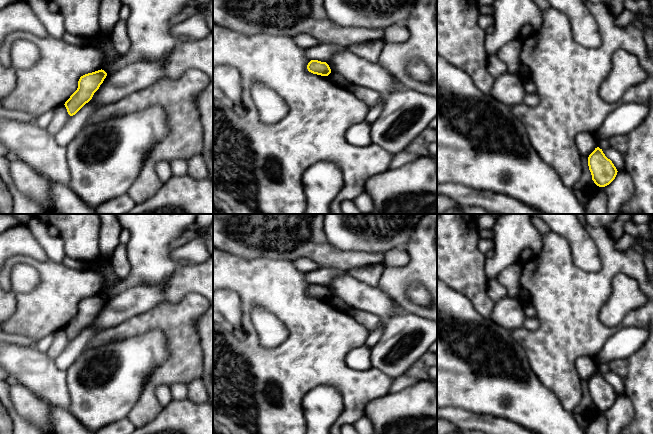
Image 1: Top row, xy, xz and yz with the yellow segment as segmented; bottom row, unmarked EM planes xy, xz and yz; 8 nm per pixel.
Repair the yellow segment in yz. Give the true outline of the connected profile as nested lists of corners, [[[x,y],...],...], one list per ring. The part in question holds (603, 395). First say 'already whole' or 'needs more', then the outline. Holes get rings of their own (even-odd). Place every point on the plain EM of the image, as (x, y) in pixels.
already whole; [[[599,371],[588,381],[588,390],[592,399],[592,404],[599,411],[609,409],[617,399],[617,393],[610,383],[608,383]]]

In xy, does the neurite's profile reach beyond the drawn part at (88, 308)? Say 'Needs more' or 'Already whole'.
Already whole

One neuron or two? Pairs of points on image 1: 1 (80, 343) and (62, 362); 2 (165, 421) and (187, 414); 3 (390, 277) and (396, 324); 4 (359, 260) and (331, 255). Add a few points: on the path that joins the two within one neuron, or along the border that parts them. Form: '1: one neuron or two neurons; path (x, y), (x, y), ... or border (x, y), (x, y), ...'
1: one neuron; path (75, 348), (67, 357)
2: one neuron; path (170, 421), (180, 421), (182, 419)
3: two neurons; border (404, 312), (410, 312), (426, 318)
4: one neuron; path (352, 259), (338, 259)

